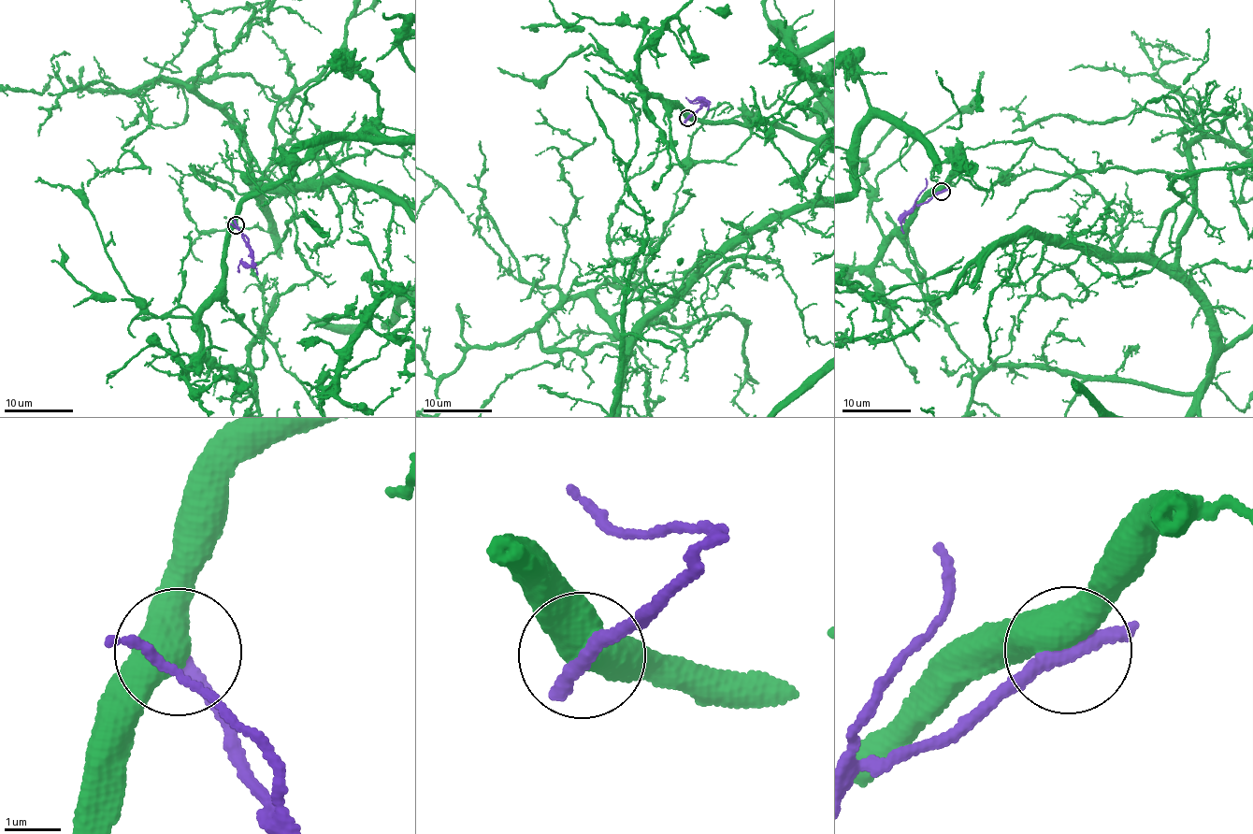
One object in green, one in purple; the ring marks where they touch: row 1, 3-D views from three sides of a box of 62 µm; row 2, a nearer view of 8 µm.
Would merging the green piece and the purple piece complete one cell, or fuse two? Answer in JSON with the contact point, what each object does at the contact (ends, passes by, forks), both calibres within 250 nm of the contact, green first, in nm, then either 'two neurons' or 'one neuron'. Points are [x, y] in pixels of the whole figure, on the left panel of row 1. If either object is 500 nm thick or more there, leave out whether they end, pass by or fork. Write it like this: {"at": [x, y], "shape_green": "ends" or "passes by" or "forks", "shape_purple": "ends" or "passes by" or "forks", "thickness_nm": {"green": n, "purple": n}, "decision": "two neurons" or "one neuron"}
{"at": [236, 225], "thickness_nm": {"green": 500, "purple": 240}, "decision": "two neurons"}

